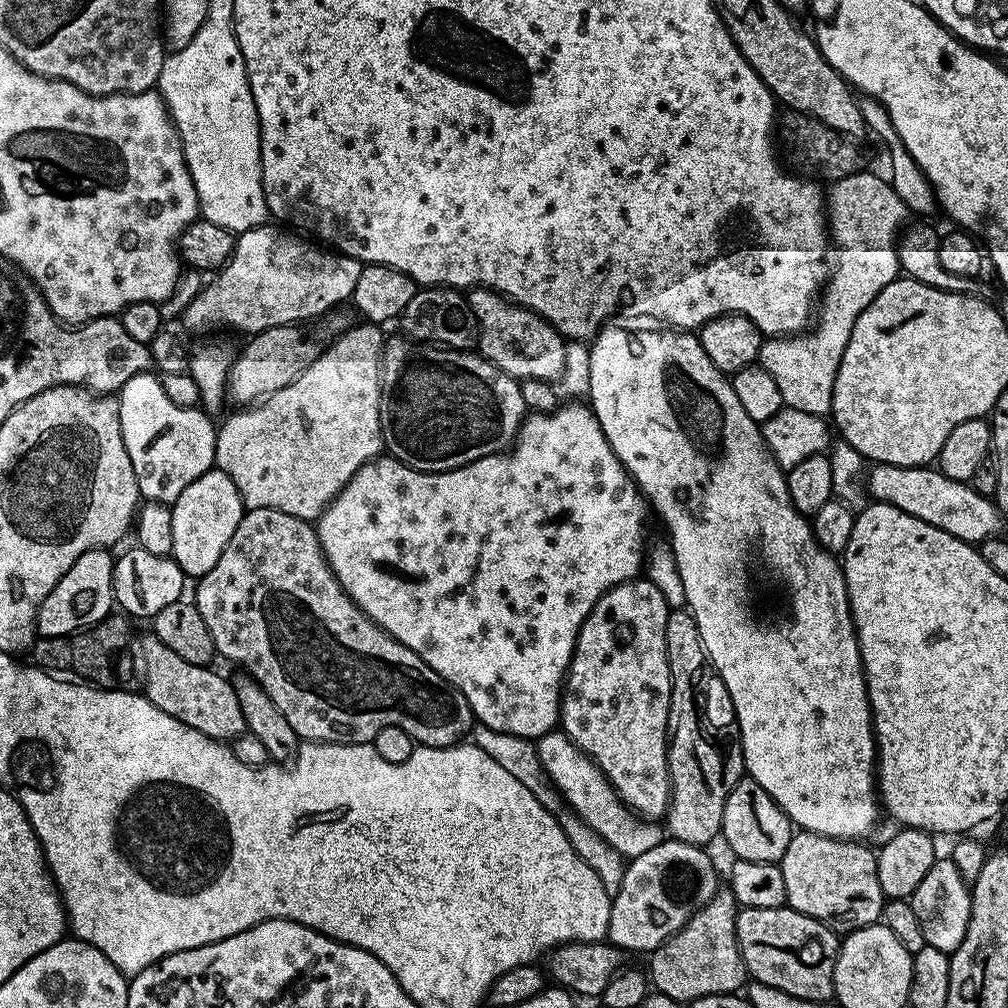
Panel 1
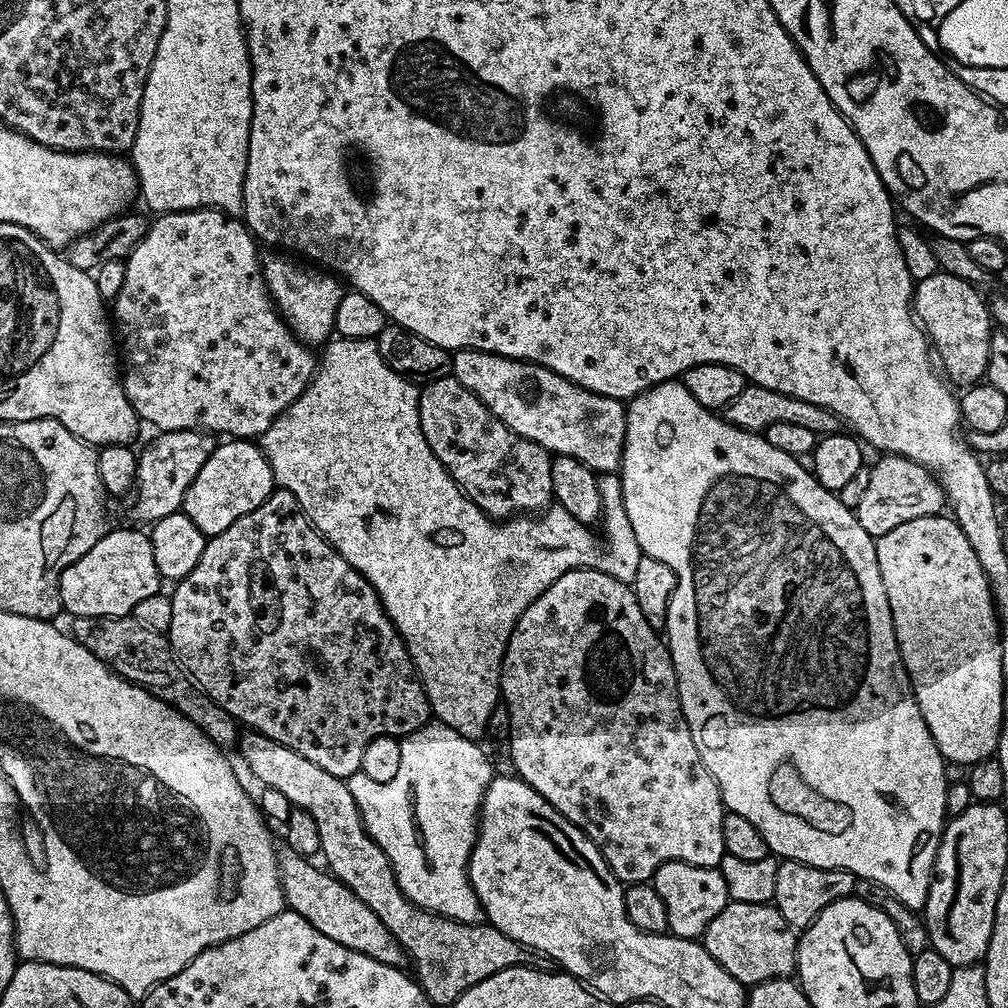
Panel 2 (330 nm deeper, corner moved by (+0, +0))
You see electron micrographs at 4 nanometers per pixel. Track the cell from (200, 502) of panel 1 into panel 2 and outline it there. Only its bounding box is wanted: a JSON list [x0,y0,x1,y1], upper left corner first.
[182,438,274,538]

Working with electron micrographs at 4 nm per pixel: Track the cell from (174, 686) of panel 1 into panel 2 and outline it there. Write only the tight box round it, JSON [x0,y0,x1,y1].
[239,731,558,1005]

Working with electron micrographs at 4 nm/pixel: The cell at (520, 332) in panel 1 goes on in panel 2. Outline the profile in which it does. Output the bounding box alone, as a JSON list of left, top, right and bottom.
[452,348,626,474]

